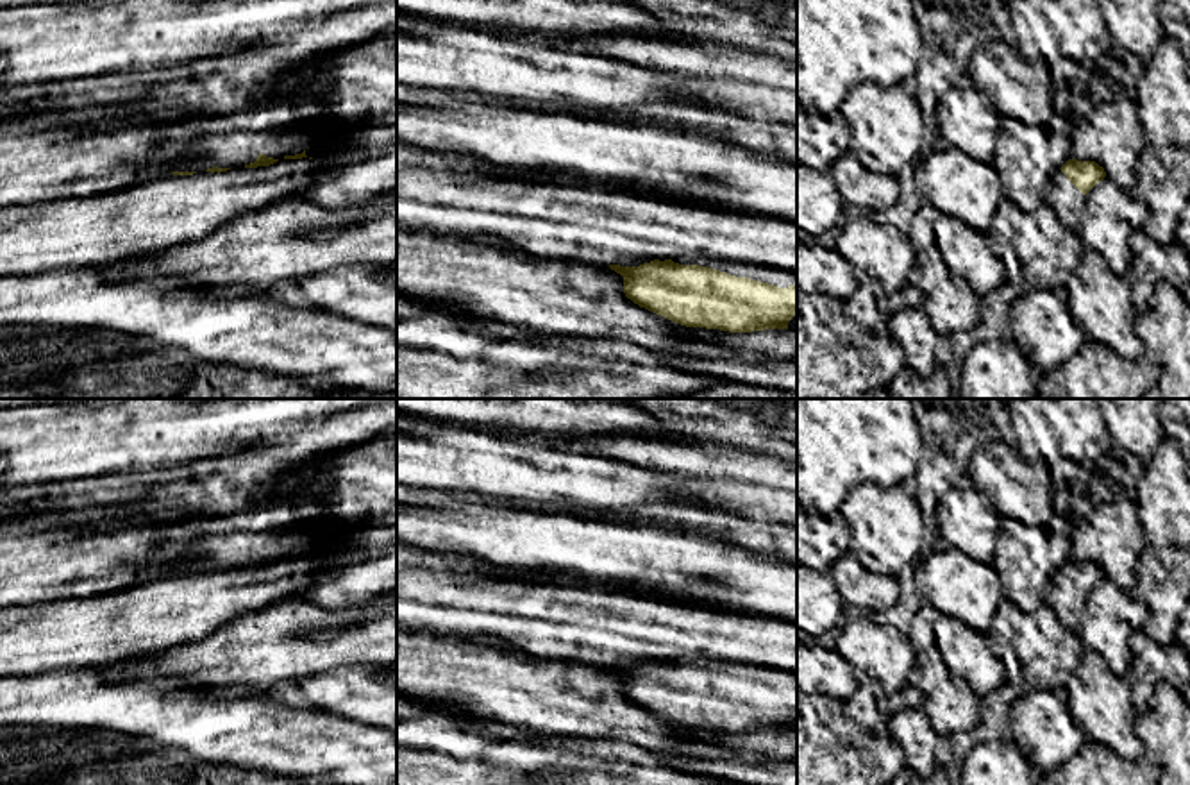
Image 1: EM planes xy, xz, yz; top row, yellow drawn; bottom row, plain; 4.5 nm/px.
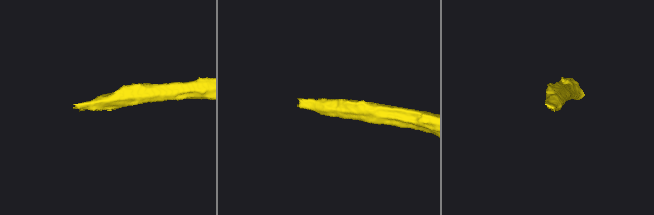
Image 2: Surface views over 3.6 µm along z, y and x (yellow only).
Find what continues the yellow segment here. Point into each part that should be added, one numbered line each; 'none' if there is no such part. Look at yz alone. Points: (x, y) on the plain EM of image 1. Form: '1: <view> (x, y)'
1: yz (1060, 594)

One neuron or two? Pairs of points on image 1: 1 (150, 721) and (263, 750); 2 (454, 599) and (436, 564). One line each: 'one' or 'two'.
1: one
2: two

